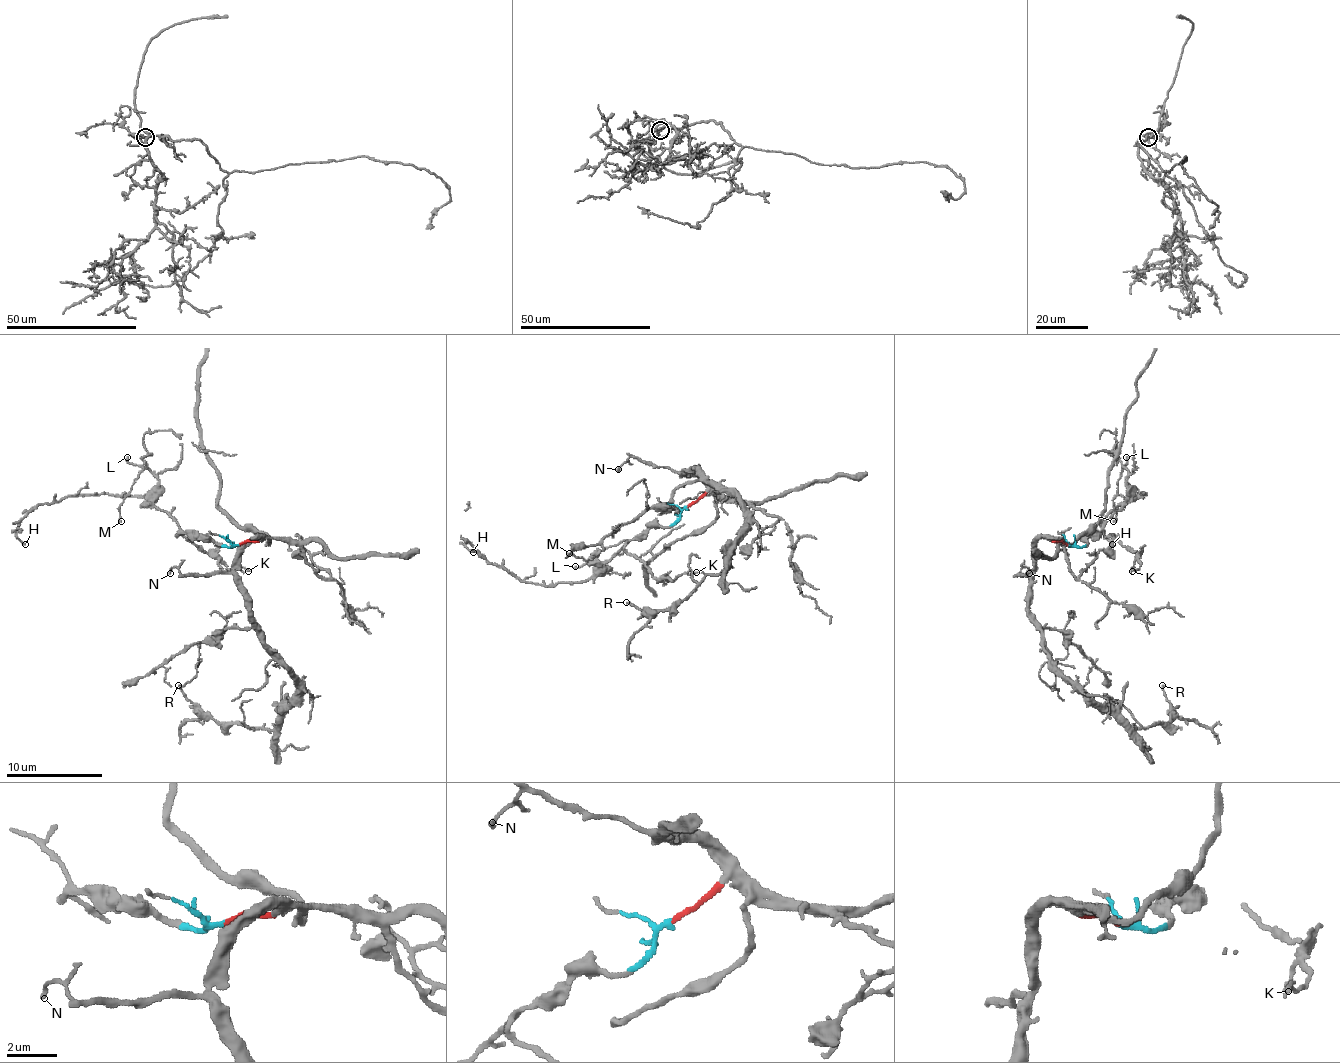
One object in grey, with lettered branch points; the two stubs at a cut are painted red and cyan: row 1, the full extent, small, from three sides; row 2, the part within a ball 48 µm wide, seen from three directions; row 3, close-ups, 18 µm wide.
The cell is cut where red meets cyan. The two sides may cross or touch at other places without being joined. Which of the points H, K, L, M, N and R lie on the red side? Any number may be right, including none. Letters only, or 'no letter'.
N, R

